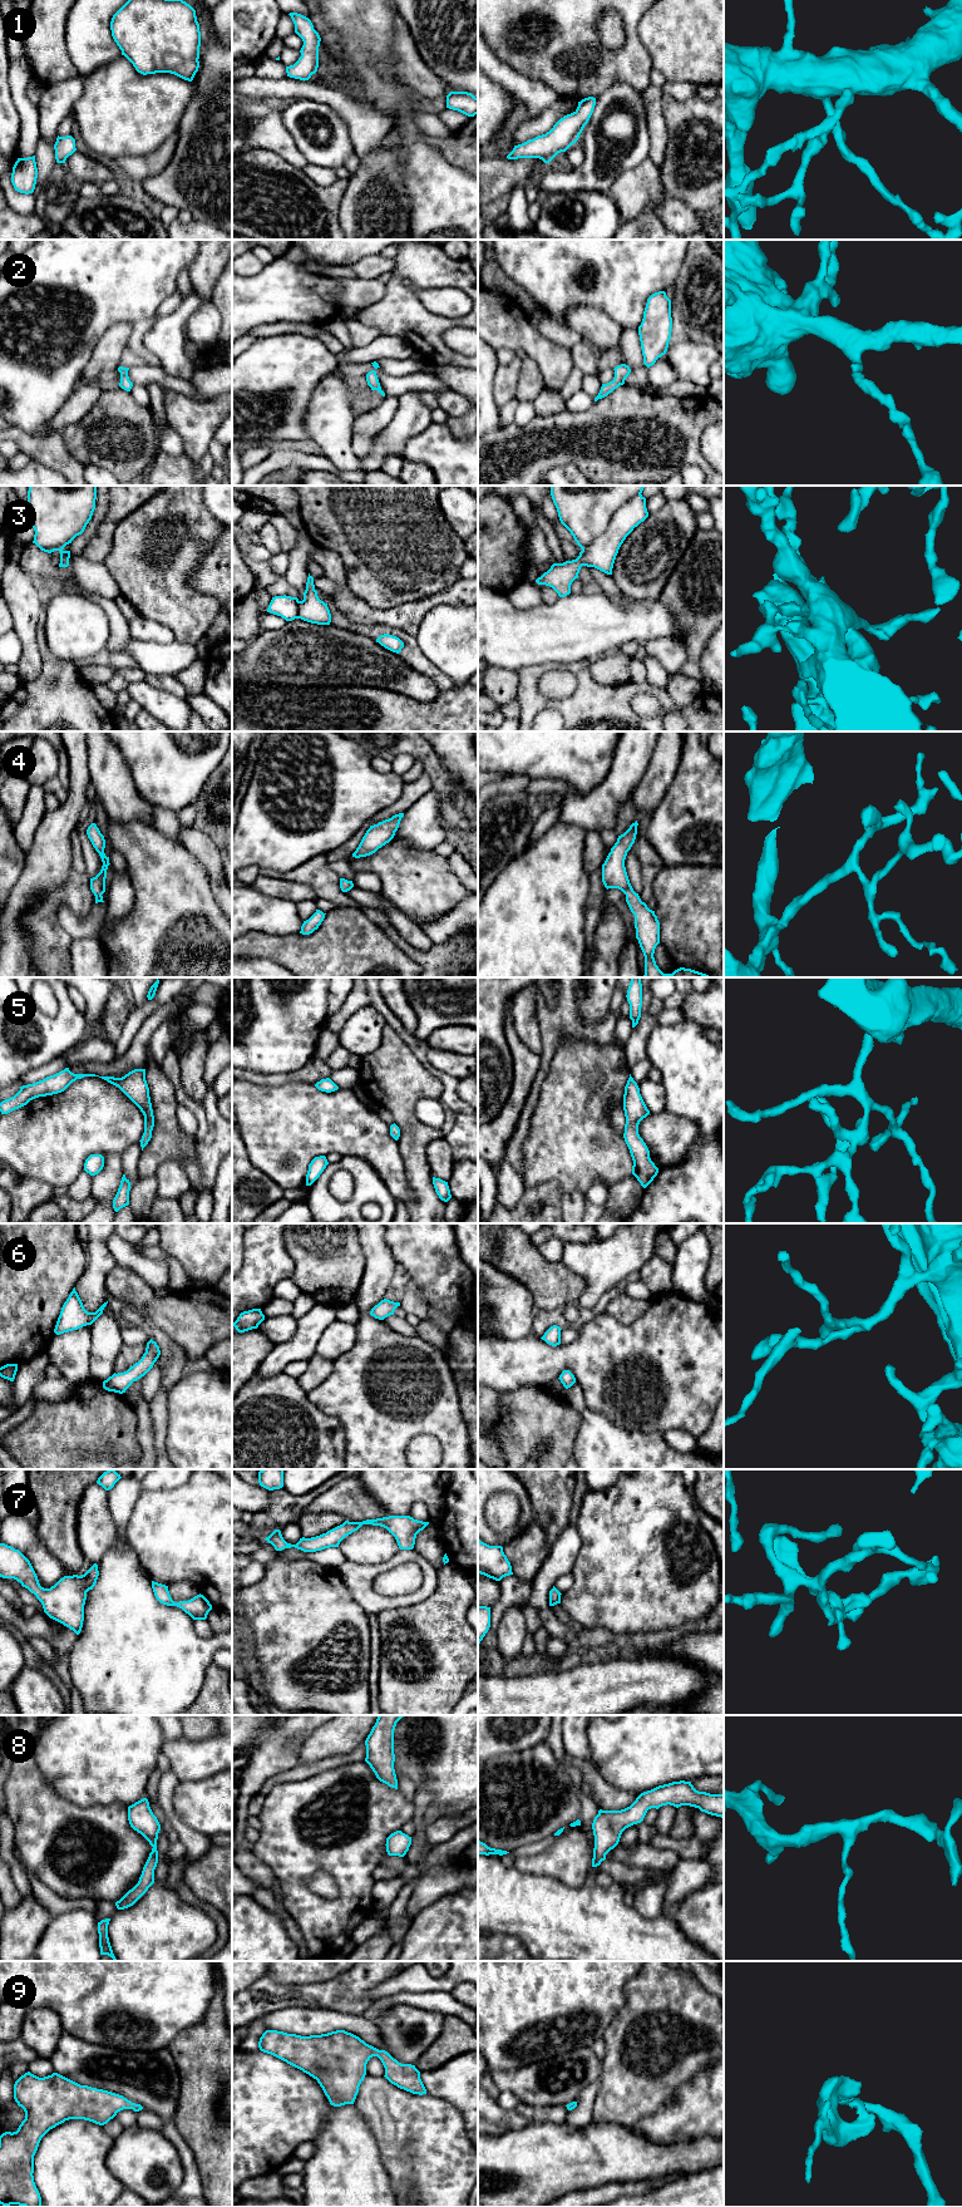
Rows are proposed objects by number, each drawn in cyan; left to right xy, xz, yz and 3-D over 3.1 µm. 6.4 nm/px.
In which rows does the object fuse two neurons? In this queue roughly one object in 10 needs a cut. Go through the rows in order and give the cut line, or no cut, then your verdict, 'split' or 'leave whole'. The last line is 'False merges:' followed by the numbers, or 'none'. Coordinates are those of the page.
1: no cut | leave whole
2: no cut | leave whole
3: no cut | leave whole
4: no cut | leave whole
5: no cut | leave whole
6: no cut | leave whole
7: no cut | leave whole
8: no cut | leave whole
9: no cut | leave whole
False merges: none

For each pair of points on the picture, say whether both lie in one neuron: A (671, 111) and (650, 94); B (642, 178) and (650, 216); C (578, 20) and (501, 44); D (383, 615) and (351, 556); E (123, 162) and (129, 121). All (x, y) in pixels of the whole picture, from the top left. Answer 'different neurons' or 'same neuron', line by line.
A: different neurons
B: different neurons
C: same neuron
D: different neurons
E: different neurons

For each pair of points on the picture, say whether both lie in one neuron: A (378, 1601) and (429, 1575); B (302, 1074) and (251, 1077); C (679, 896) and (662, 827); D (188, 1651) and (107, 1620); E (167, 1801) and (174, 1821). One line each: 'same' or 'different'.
A: same
B: same
C: different
D: same
E: same

